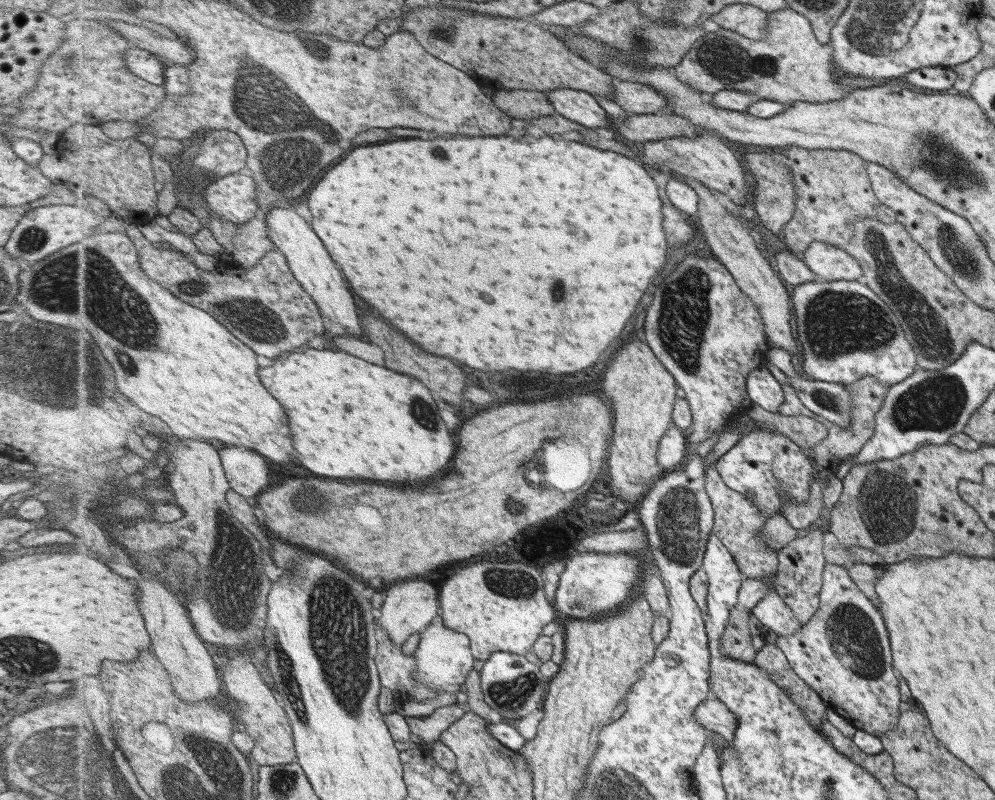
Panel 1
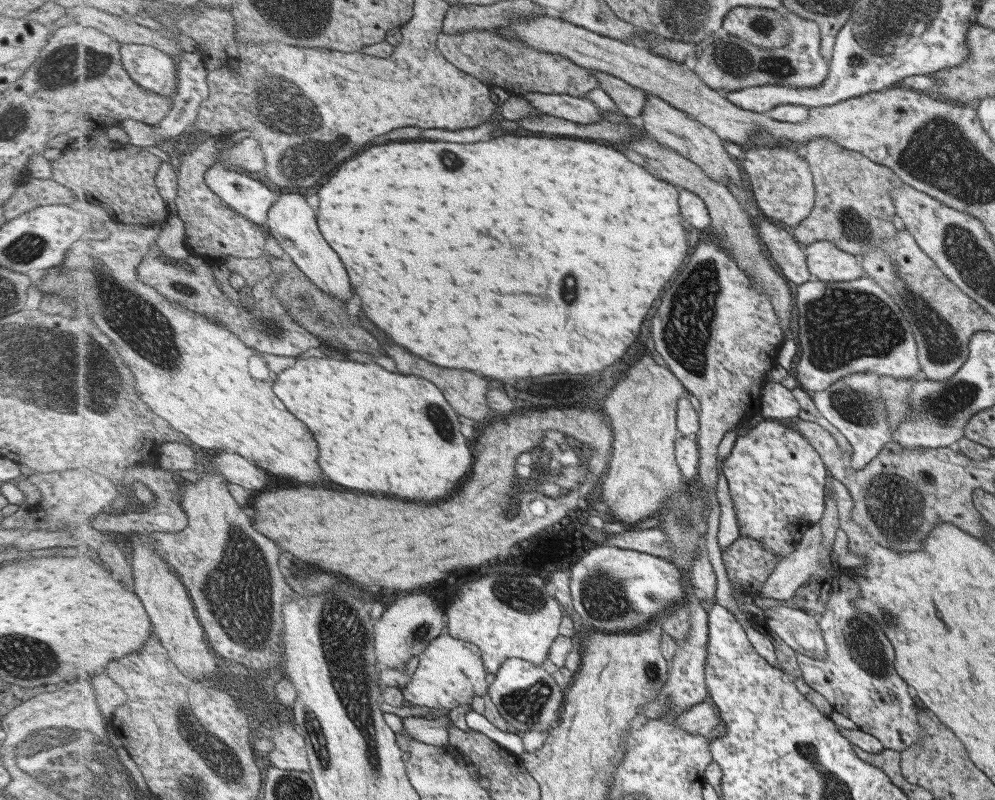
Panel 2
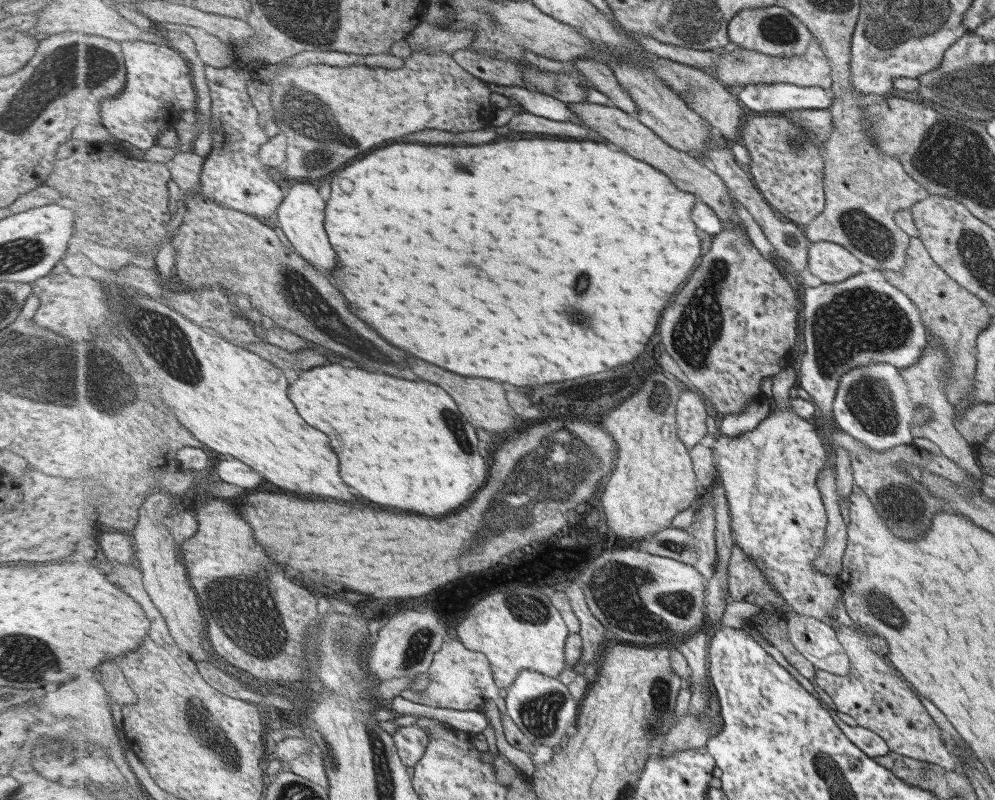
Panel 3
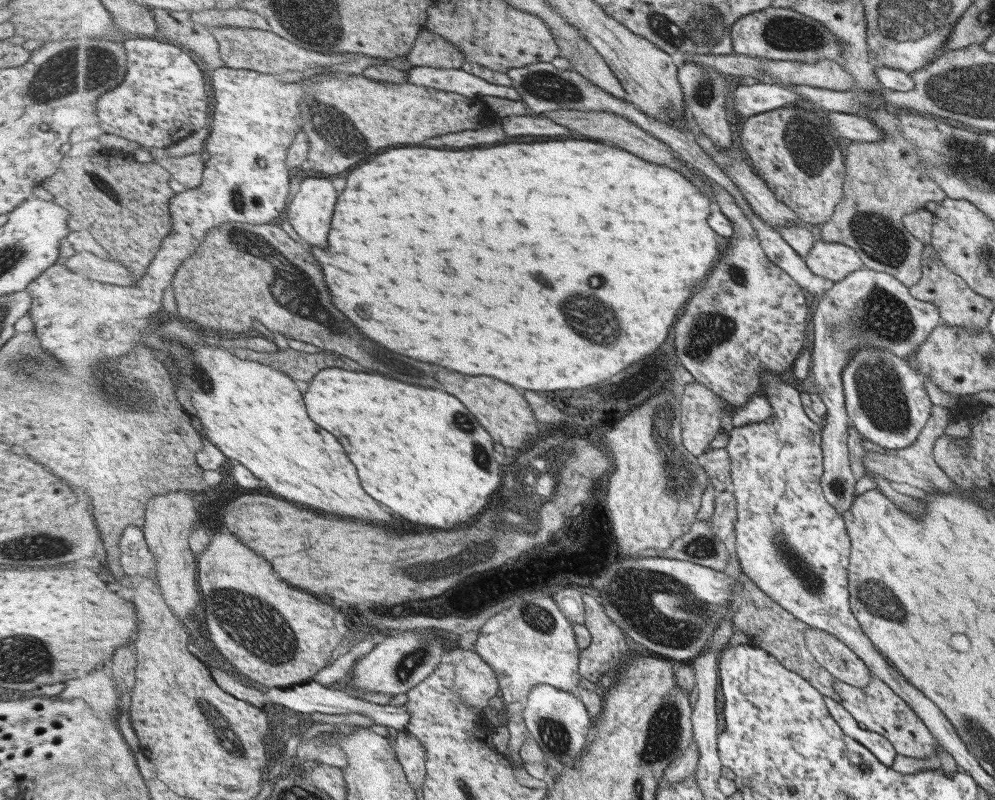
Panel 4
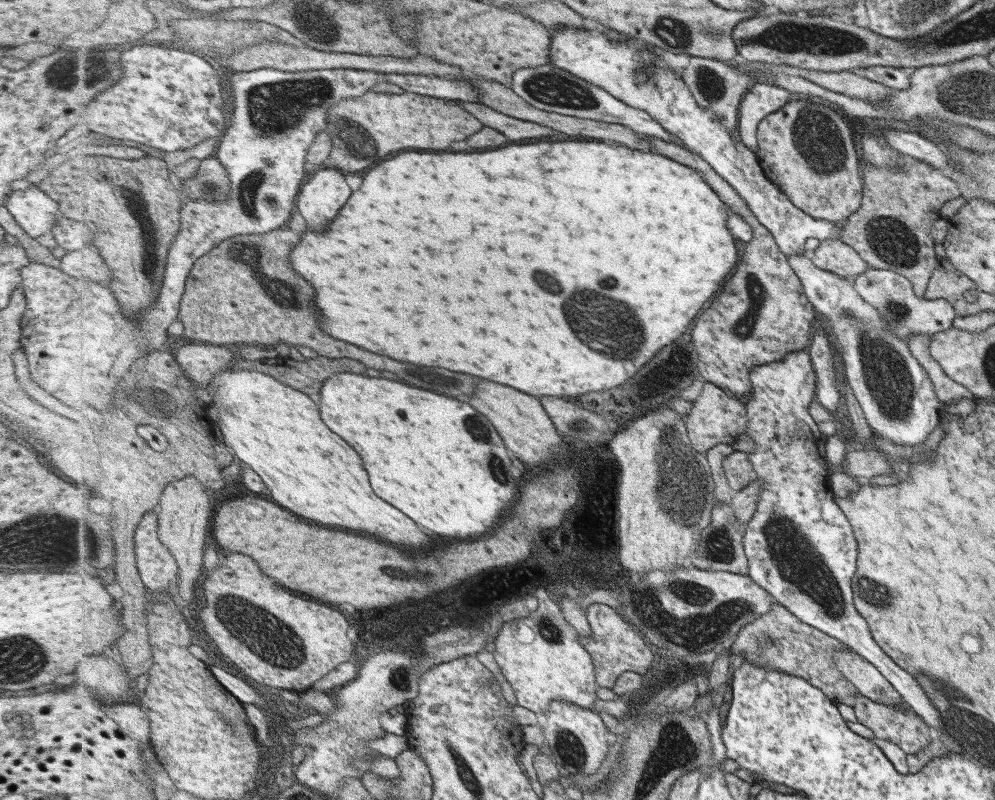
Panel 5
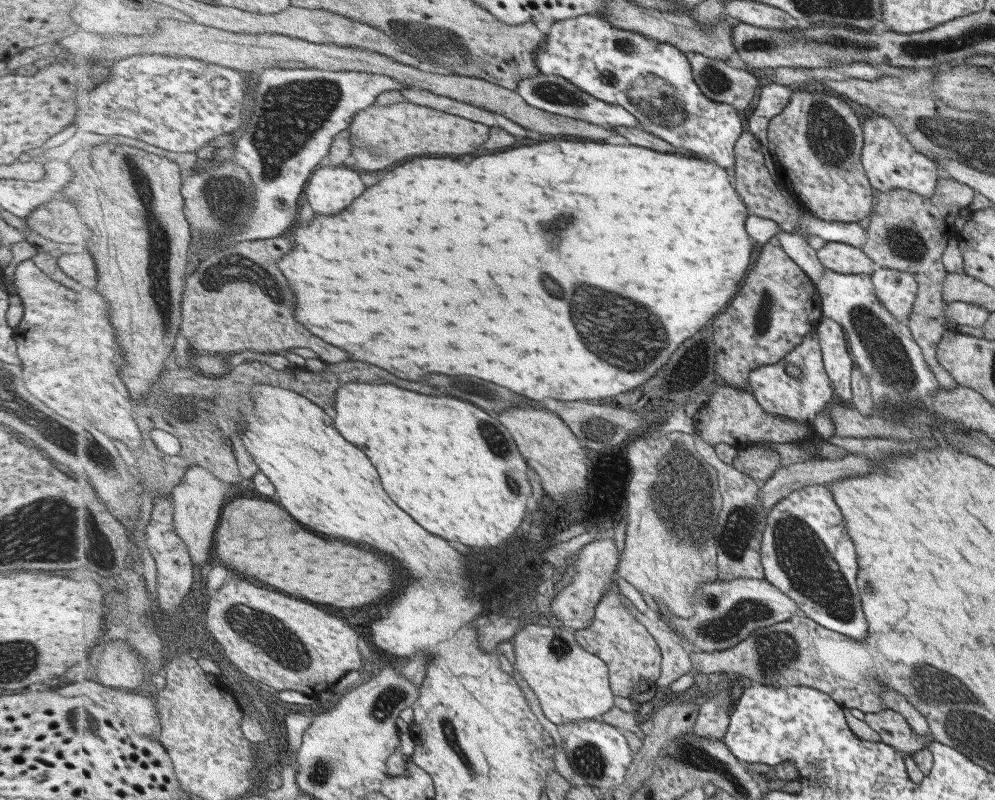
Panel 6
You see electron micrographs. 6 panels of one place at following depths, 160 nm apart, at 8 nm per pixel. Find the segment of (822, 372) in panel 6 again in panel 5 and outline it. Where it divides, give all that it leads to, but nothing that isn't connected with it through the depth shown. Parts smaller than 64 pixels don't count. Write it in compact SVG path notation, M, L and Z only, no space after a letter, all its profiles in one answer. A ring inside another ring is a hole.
M801 349L801 352L790 352L785 356L785 358L773 361L772 363L759 365L753 367L753 372L751 374L751 379L753 383L753 392L744 400L746 405L746 429L743 433L743 441L741 447L744 447L745 453L748 454L749 462L753 467L755 476L762 486L758 492L758 499L755 505L755 510L752 512L753 516L745 522L745 527L743 529L742 543L744 544L744 553L748 562L748 573L746 574L749 578L753 579L761 588L764 588L771 596L776 600L776 602L783 606L783 608L788 609L793 616L801 619L805 624L820 630L822 633L825 633L826 636L831 636L837 641L841 641L844 646L850 649L851 652L856 653L859 657L869 662L887 682L891 685L898 693L901 698L912 709L913 714L921 718L928 726L932 726L941 734L941 741L947 745L947 749L951 752L959 753L963 756L967 756L964 750L961 748L959 743L955 741L949 734L946 734L943 725L940 721L939 710L933 706L931 700L924 692L924 690L917 686L917 682L911 678L911 674L907 674L905 670L901 670L899 666L896 666L885 656L885 654L880 650L879 646L875 644L875 641L872 640L869 629L867 628L867 623L865 620L855 611L853 607L853 600L851 599L851 576L856 574L857 568L855 564L855 542L852 528L846 519L846 516L842 513L842 510L838 507L837 501L828 486L827 481L827 462L824 460L824 447L822 442L825 442L826 436L817 431L817 420L813 420L813 404L817 404L817 395L818 395L818 376L816 373L816 368L814 367L812 356L809 355L808 349ZM745 442L754 442L754 449L750 450L745 446Z

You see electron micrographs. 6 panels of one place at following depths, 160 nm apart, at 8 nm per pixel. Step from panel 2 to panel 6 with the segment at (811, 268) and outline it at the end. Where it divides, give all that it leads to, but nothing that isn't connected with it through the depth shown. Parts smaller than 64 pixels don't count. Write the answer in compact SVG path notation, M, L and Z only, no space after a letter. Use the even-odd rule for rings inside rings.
M826 242L816 250L816 257L825 269L837 273L869 275L874 262L860 248L850 244Z

